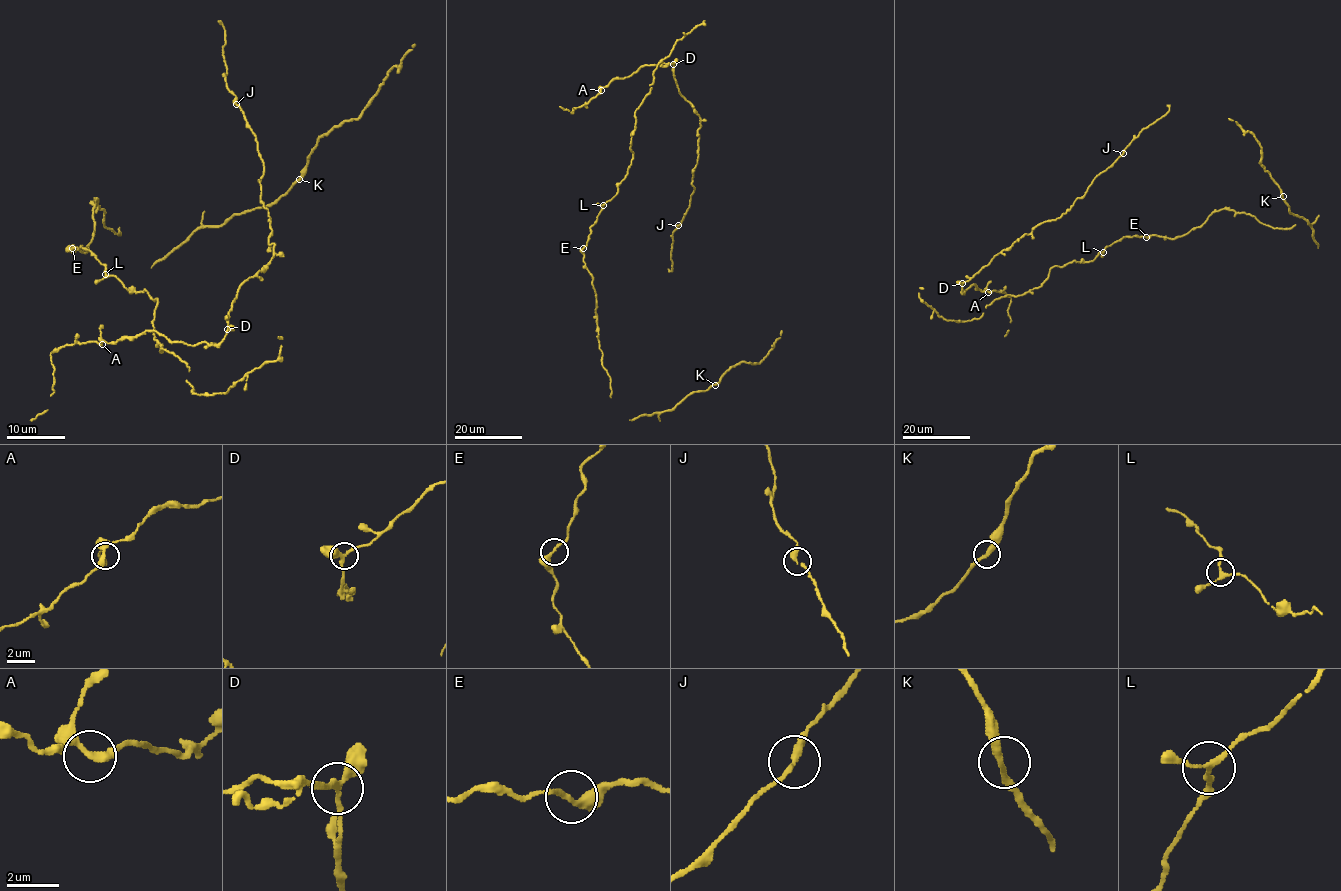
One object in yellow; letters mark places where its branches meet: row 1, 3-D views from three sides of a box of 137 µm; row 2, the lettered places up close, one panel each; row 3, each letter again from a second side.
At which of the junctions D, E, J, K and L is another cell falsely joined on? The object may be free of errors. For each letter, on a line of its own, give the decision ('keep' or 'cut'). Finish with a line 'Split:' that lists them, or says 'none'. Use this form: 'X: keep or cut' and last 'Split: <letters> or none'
D: keep
E: keep
J: keep
K: keep
L: keep
Split: none

